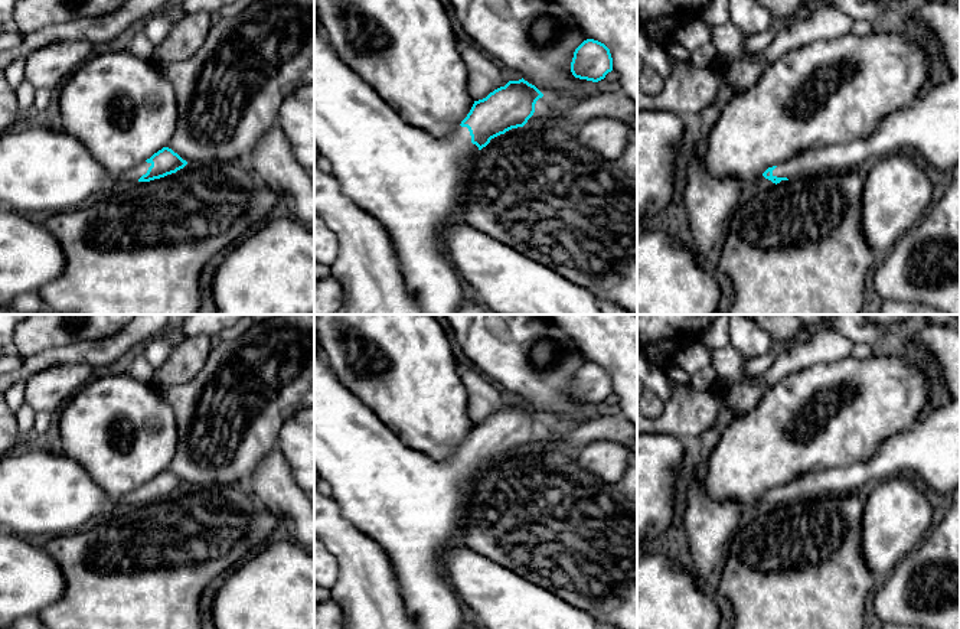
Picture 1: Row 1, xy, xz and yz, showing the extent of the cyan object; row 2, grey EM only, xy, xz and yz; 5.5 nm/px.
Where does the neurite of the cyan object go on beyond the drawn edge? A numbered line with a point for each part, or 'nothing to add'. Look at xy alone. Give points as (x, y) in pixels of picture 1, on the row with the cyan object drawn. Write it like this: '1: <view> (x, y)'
1: xy (42, 170)

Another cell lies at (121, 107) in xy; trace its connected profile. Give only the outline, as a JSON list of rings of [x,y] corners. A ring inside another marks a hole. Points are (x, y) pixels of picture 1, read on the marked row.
[[[128,49],[91,56],[75,69],[59,94],[59,110],[62,130],[81,140],[92,159],[112,176],[140,166],[154,153],[167,147],[177,123],[177,101],[173,85],[150,58],[138,58]]]

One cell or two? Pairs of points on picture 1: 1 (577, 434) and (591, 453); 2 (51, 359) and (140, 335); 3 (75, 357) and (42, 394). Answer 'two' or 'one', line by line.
1: two
2: one
3: two

